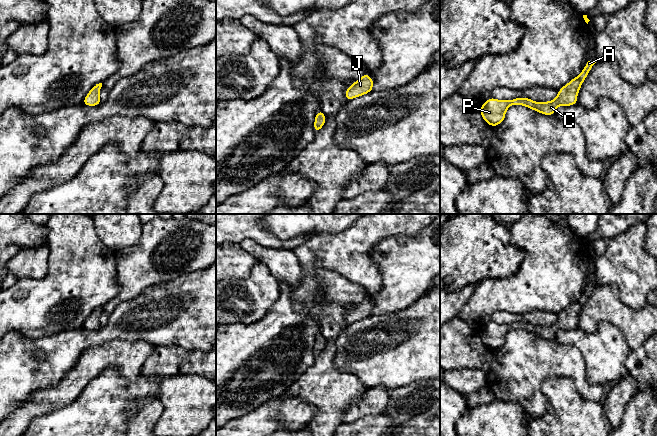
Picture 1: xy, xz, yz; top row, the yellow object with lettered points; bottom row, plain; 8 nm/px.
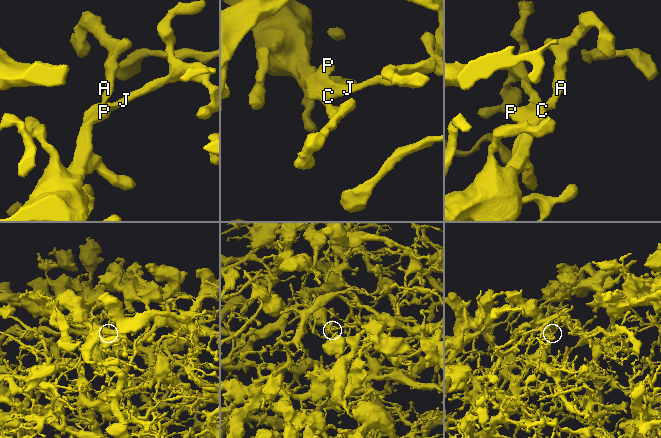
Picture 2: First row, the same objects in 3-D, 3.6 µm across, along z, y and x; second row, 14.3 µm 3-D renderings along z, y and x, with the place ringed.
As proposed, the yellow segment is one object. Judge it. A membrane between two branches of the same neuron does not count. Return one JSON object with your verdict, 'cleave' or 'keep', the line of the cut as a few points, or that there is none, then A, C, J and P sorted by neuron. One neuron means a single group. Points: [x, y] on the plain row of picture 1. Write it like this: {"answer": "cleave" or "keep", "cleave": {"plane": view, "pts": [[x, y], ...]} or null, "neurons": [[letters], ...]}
{"answer": "keep", "cleave": null, "neurons": [["A", "C", "J", "P"]]}

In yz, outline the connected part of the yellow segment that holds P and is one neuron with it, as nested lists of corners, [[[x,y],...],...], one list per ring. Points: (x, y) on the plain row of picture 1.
[[[588,285],[582,296],[558,314],[557,321],[551,325],[535,326],[525,321],[497,324],[491,321],[480,331],[481,340],[486,347],[493,351],[504,345],[506,335],[511,329],[523,329],[544,339],[554,339],[560,329],[571,330],[577,328],[577,319],[581,309],[595,287],[595,285]]]

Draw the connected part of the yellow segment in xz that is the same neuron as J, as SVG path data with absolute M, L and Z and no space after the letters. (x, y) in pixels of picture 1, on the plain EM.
M364 297L364 299L355 305L346 315L345 322L351 324L353 322L365 319L373 314L373 303Z

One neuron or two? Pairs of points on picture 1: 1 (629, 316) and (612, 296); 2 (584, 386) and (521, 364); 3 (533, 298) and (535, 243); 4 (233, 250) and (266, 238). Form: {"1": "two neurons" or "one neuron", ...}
{"1": "one neuron", "2": "one neuron", "3": "one neuron", "4": "two neurons"}

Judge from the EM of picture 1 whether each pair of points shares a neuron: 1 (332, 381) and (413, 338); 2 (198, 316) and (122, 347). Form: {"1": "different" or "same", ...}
{"1": "different", "2": "different"}

